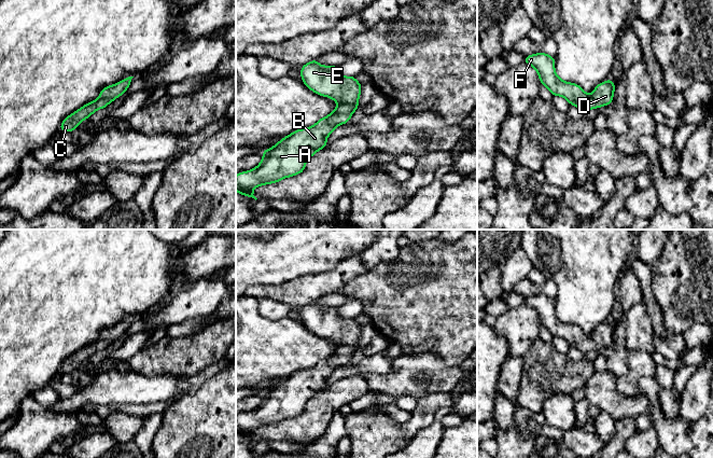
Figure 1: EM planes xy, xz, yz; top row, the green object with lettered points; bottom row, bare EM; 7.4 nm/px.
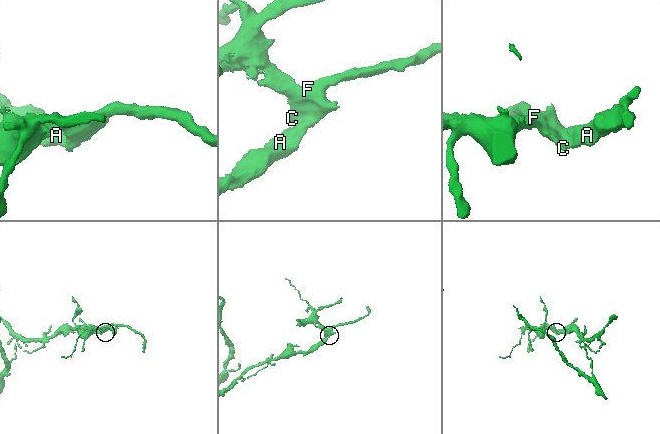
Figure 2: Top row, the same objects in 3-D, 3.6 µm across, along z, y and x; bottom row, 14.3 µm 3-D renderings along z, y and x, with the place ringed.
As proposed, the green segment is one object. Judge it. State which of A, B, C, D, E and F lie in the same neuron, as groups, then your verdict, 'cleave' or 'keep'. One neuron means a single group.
A B C D E F | keep

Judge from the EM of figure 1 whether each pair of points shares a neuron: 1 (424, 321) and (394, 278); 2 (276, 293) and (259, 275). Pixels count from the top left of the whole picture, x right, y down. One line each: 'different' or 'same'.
1: same
2: different

